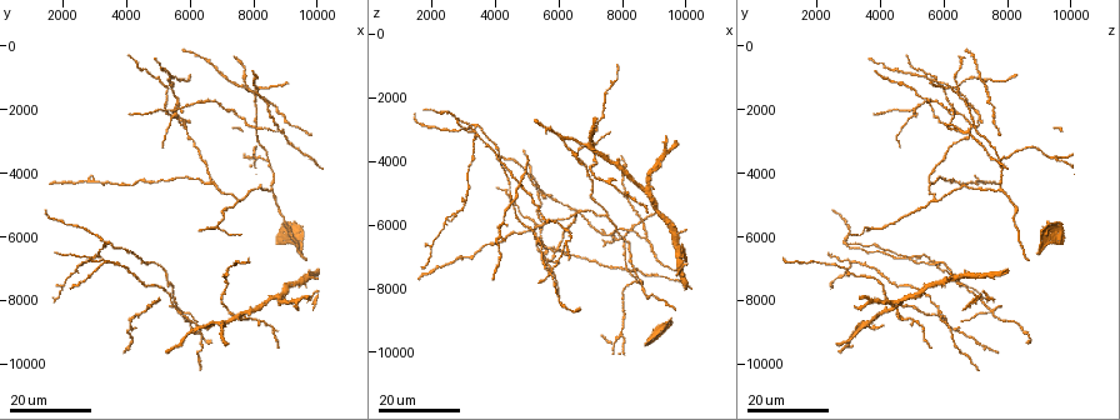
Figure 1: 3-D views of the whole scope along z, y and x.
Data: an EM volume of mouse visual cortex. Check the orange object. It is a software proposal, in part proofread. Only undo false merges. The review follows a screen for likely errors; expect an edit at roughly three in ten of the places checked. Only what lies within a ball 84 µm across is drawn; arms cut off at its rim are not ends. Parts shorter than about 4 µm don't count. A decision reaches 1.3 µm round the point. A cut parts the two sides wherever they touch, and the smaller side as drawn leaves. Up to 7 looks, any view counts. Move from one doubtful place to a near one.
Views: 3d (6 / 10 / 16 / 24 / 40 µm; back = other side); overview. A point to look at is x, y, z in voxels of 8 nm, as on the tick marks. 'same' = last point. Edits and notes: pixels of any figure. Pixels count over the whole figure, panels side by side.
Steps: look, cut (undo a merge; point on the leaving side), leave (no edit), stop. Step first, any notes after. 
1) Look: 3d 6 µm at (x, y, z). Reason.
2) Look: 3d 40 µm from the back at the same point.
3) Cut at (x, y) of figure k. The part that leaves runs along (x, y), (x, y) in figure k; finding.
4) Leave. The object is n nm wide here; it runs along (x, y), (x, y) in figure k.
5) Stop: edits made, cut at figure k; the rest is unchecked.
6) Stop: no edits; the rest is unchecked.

Look: 3d 16 µm at (8800, 2600, 6500). Arms part here.

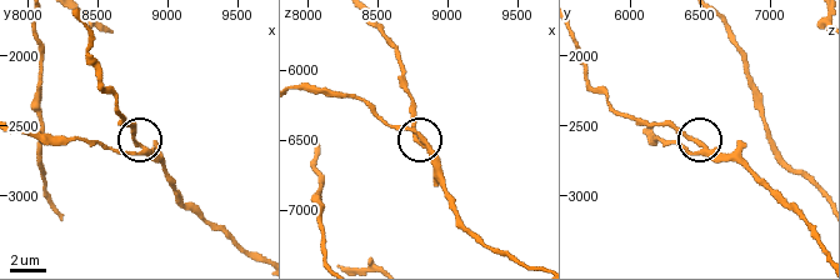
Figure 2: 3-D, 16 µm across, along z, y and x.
Look: 3d 10 µm at (8820, 2680, 6480). Closer look.

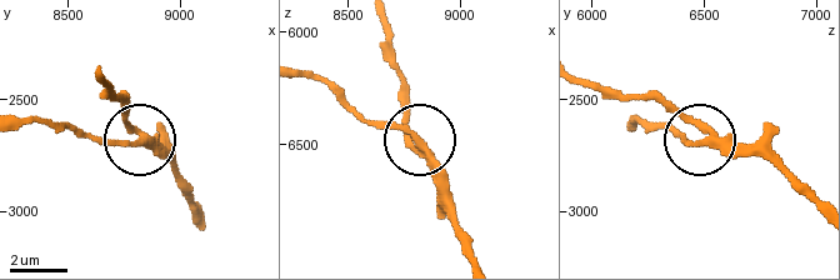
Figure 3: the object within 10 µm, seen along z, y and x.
Leave. The side arm is 21 µm long; all the same cell.

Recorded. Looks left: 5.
Look: 3d 16 µm at (6100, 8900, 3200).

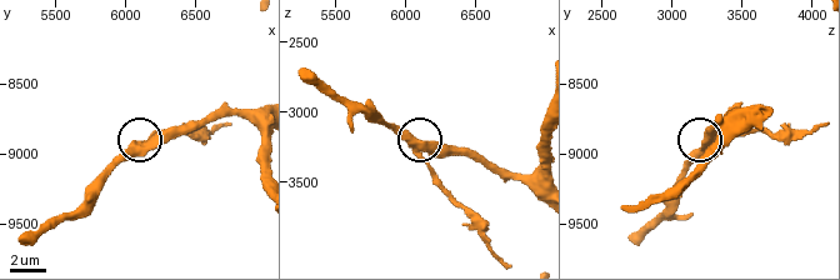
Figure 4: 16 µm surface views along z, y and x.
Look: 3d 6 µm at (6080, 8940, 3300). Closer look.

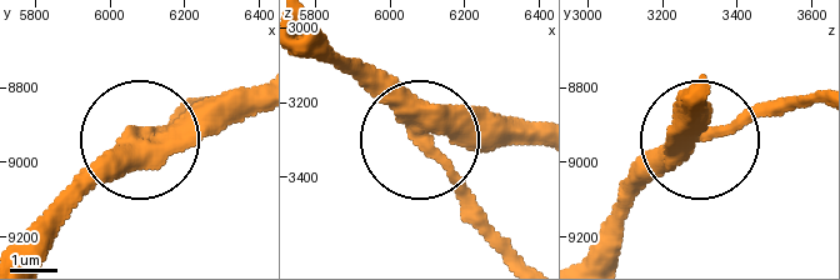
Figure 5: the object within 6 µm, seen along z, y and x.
Leave. It runs along (530, 146), (435, 143), (355, 66) in figure 5; continuous, no second cell.

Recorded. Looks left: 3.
Look: 3d 24 µm at (3300, 6200, 2900). A fork.

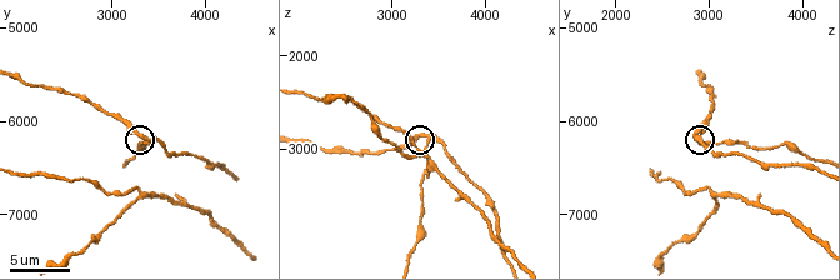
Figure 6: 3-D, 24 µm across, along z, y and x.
Look: 3d 6 µm at (3350, 6200, 2850).

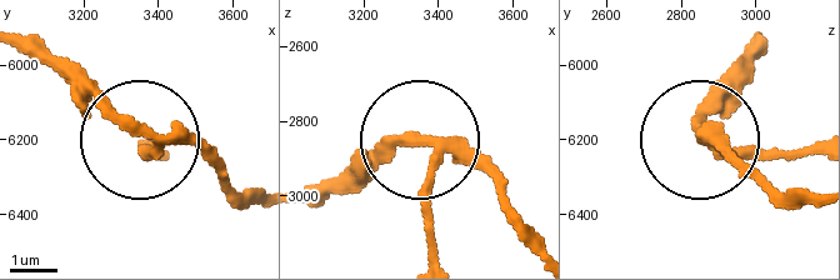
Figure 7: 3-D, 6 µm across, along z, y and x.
Cut at (430, 228) of figure 7. The part that leaves runs along (435, 163), (426, 254) in figure 7; two cells meet here.

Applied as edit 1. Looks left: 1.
Stop: edits made, cut at figure 7; the rest is unchecked.

